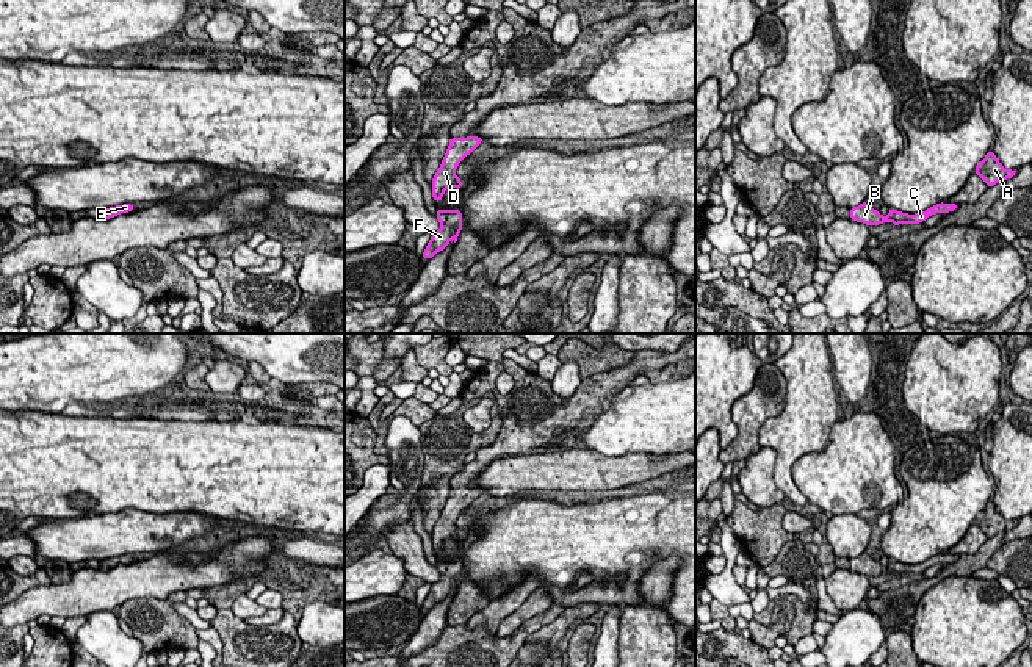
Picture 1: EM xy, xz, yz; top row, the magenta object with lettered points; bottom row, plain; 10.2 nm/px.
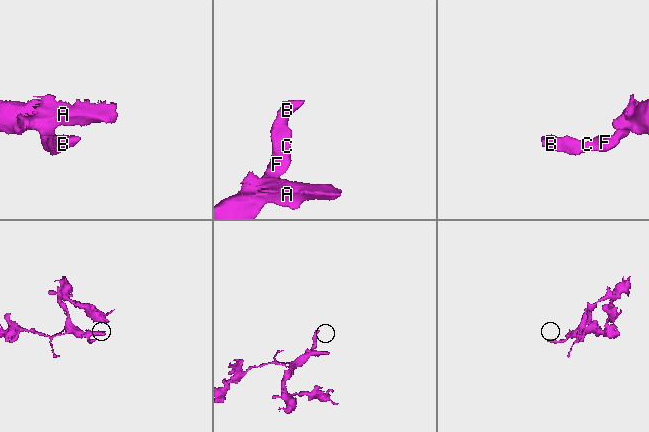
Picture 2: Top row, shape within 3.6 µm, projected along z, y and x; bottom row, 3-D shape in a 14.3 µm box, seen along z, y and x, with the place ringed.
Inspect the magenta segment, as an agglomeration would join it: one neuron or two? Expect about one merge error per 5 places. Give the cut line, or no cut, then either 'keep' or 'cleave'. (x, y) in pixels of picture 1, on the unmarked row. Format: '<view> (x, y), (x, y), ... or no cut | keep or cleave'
no cut | keep

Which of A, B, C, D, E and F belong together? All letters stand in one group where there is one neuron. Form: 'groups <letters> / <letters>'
groups A B C D E F

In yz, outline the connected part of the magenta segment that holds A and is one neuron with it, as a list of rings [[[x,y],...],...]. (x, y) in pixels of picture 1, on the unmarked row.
[[[988,501],[985,509],[977,514],[974,525],[977,525],[990,539],[1001,531],[1015,528],[1016,521],[1005,520],[996,509],[994,503]]]

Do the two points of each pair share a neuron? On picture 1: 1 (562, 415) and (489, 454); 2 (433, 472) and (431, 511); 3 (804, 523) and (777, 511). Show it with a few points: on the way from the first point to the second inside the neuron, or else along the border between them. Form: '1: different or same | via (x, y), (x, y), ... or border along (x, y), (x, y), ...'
1: same | via (544, 420), (533, 428), (525, 428), (508, 442)
2: same | via (434, 481), (433, 501)
3: different | border along (785, 511), (783, 528), (788, 533)

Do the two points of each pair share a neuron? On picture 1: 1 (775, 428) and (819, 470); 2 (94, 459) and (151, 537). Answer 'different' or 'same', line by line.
1: different
2: different

